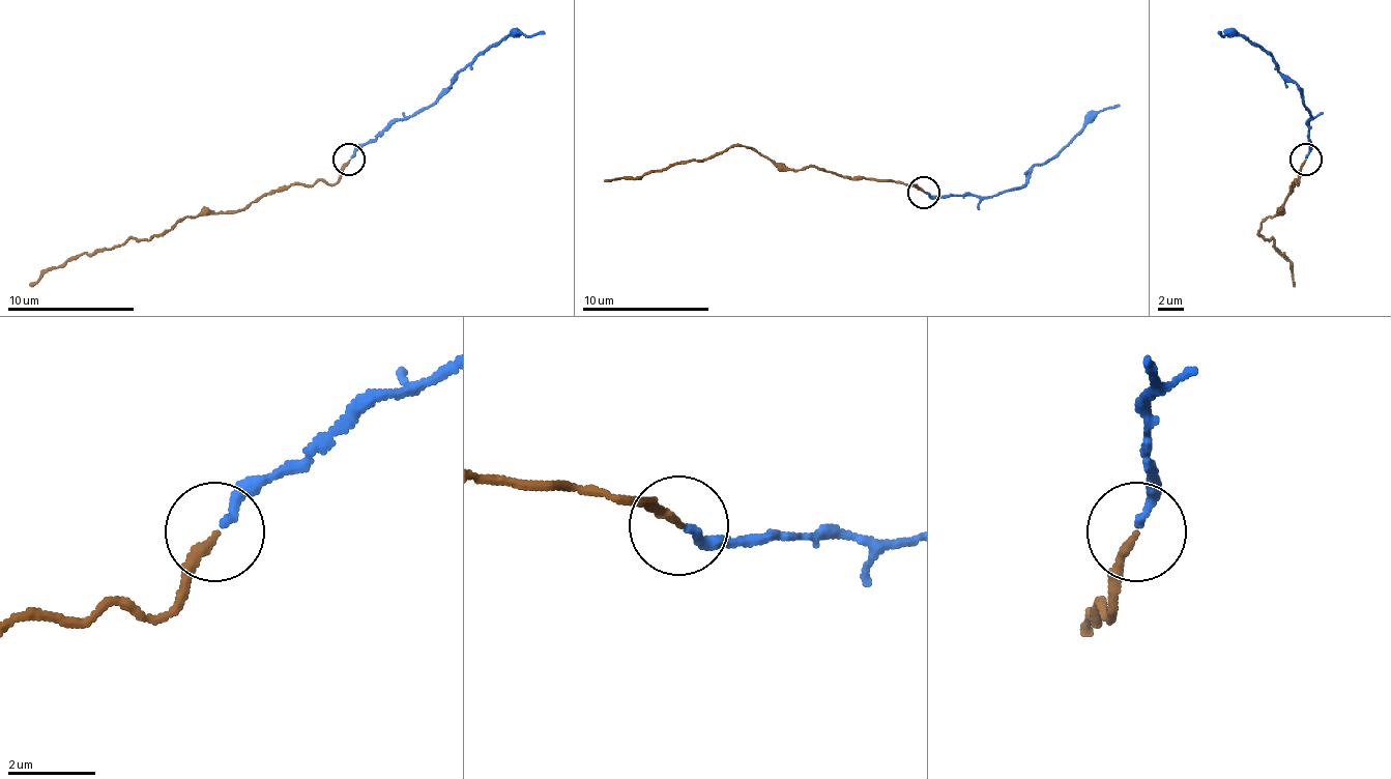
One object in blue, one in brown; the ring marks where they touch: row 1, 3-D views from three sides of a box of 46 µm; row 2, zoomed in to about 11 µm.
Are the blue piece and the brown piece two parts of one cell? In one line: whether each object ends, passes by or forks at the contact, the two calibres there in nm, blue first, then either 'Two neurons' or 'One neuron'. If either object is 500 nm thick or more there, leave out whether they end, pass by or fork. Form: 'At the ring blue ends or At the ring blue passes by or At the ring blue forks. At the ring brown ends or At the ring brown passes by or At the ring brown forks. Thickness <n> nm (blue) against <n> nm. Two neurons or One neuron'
At the ring blue ends. At the ring brown ends. Thickness 190 nm (blue) against 200 nm. One neuron

